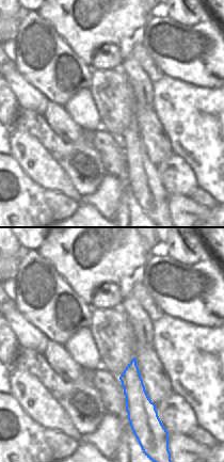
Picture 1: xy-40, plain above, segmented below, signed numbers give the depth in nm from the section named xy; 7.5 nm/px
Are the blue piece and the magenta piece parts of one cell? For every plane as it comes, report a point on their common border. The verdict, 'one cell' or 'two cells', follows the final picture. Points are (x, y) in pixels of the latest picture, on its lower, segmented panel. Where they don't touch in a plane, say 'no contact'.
no contact

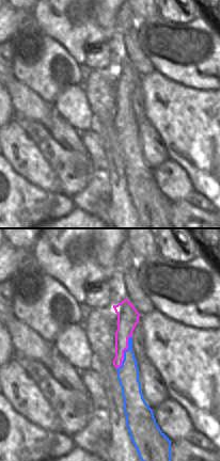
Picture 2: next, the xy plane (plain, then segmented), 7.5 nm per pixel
meets blue at (124, 352)

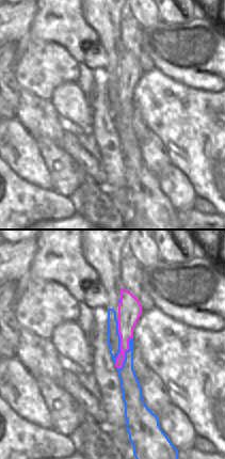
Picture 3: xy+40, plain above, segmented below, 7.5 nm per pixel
meets blue at (119, 342)

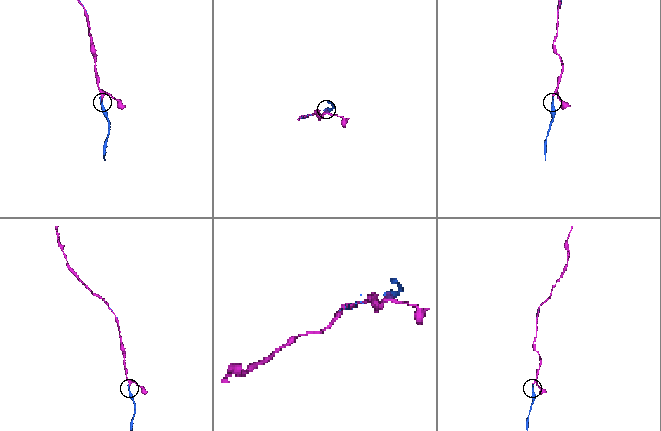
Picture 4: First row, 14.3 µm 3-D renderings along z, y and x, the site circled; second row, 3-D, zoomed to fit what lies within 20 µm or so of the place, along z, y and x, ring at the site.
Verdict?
two cells

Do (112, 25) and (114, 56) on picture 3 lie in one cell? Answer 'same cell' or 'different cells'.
same cell

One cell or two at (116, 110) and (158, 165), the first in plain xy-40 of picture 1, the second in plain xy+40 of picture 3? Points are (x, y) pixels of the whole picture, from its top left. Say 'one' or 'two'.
one

